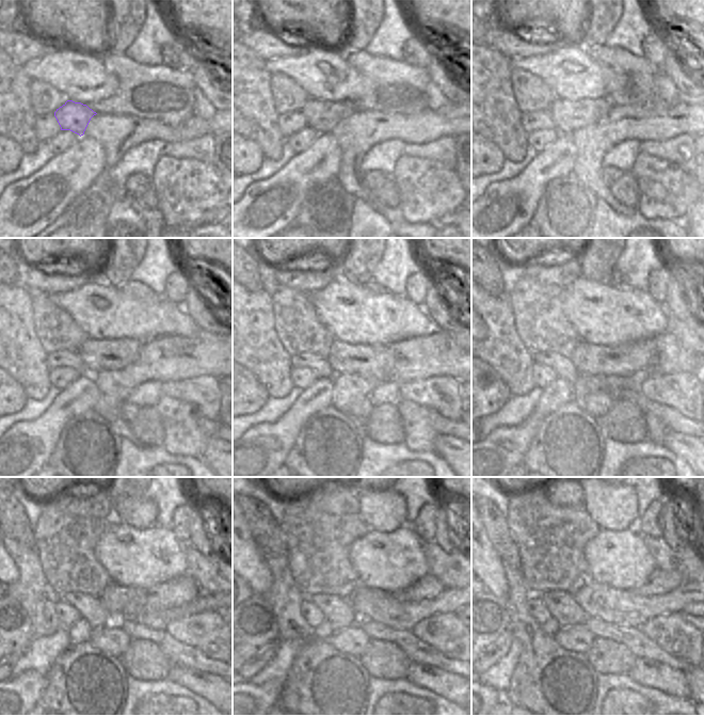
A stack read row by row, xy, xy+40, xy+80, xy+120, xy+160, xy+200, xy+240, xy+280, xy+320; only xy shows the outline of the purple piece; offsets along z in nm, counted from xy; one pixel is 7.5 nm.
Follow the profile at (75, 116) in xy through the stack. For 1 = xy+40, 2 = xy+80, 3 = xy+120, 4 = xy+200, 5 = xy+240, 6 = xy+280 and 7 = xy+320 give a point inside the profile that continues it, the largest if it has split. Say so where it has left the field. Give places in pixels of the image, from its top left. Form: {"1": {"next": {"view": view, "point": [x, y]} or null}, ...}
{"1": {"next": {"view": "xy+40", "point": [321, 115]}}, "2": {"next": {"view": "xy+80", "point": [569, 115]}}, "3": {"next": {"view": "xy+120", "point": [97, 355]}}, "4": {"next": {"view": "xy+200", "point": [623, 361]}}, "5": {"next": {"view": "xy+240", "point": [122, 602]}}, "6": {"next": {"view": "xy+280", "point": [427, 587]}}, "7": {"next": {"view": "xy+320", "point": [661, 582]}}}

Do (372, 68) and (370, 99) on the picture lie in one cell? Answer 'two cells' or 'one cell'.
one cell

